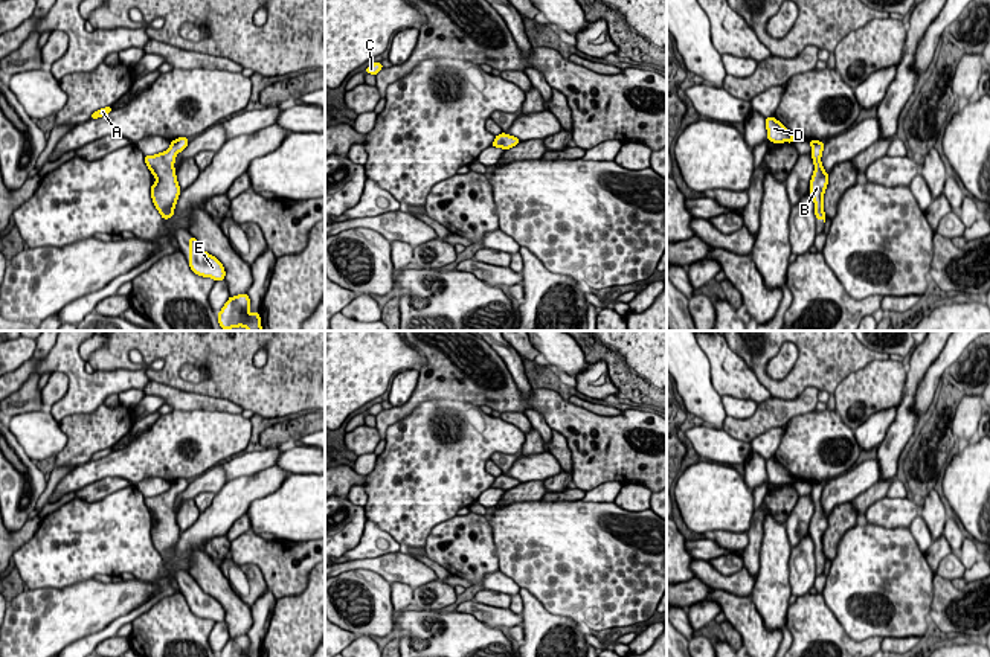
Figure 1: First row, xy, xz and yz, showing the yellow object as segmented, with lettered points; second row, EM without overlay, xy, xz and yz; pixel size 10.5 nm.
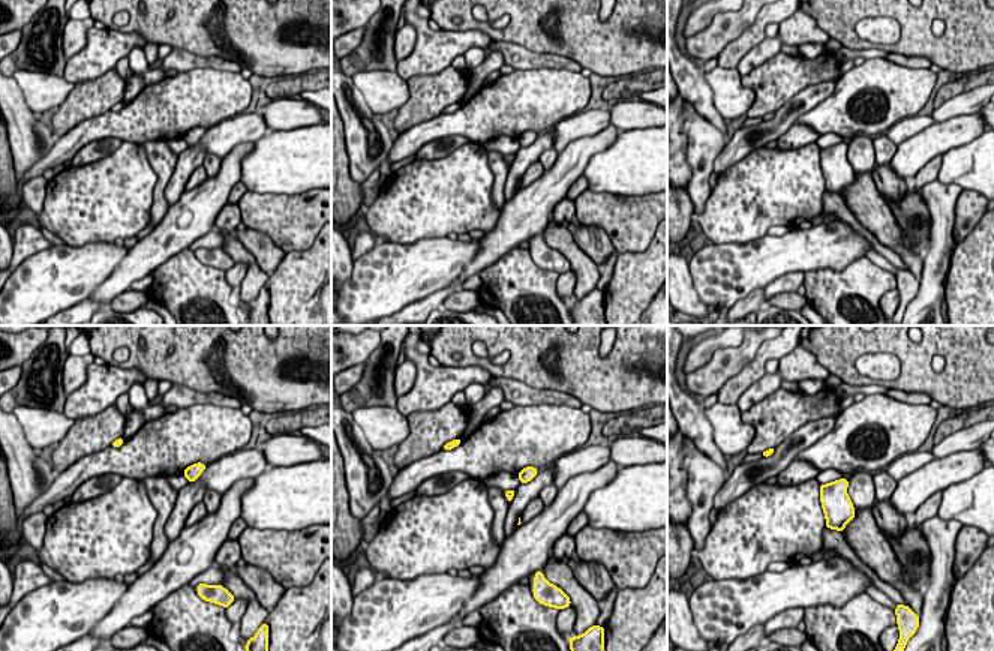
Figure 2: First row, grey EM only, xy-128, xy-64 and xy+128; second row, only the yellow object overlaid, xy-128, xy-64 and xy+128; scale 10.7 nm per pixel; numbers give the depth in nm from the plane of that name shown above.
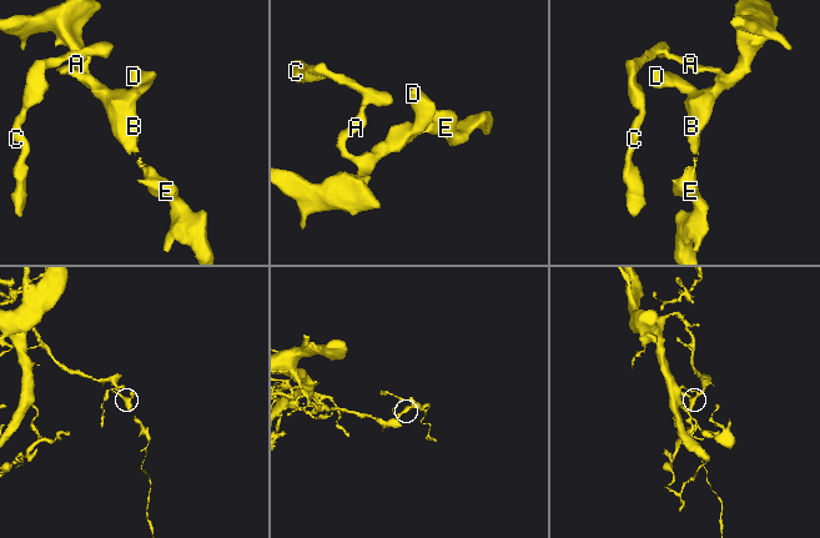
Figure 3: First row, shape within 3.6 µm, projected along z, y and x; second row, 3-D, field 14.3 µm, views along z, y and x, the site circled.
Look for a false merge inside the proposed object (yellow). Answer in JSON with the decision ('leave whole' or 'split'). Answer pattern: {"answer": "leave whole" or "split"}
{"answer": "leave whole"}

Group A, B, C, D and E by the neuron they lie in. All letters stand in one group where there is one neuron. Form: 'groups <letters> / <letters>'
groups A B C D E

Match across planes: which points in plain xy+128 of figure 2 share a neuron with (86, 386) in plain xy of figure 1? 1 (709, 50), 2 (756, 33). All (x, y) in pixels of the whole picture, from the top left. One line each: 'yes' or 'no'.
1: yes
2: no

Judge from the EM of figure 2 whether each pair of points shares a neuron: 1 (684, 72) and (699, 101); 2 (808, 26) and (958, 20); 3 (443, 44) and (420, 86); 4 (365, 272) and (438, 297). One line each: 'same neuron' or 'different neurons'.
1: same neuron
2: different neurons
3: different neurons
4: different neurons

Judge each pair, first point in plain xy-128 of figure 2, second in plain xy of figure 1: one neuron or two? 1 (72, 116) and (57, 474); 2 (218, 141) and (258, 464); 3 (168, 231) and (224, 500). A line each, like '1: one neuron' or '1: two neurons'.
1: two neurons
2: one neuron
3: one neuron

